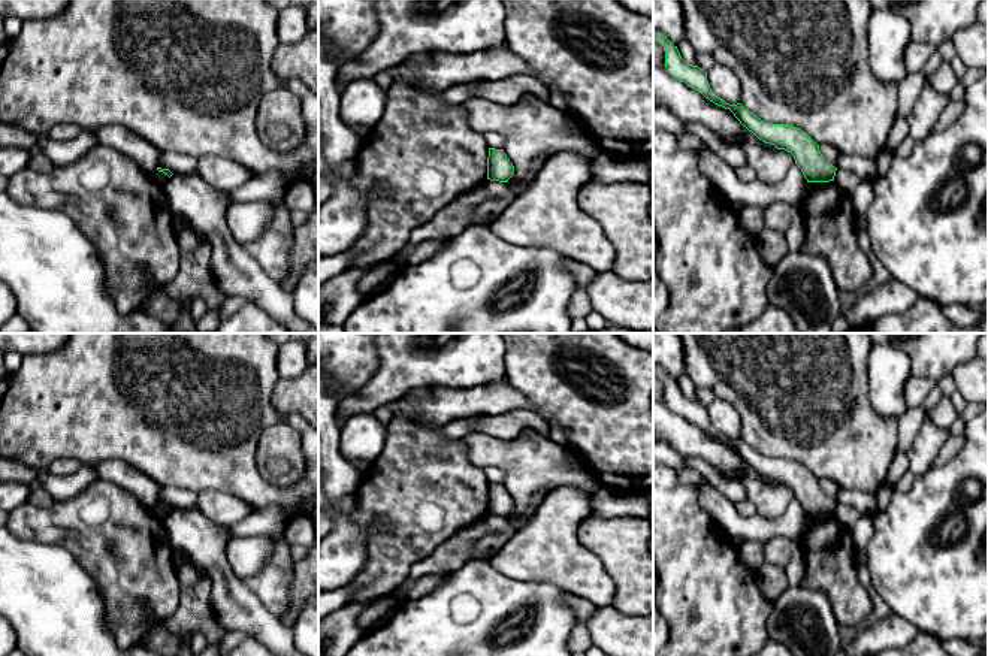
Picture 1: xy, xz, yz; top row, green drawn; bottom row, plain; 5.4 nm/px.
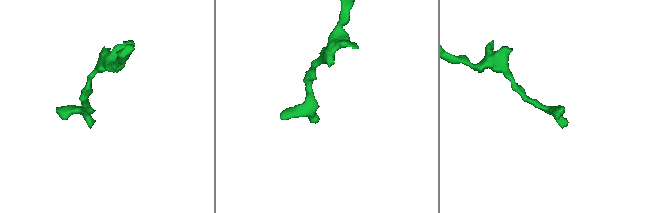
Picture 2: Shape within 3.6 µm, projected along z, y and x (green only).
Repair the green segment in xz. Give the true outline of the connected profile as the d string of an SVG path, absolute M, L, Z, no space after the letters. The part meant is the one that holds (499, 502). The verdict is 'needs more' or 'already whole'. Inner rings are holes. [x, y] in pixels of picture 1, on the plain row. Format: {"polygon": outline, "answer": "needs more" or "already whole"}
{"polygon": "M489 483L487 492L487 514L508 517L513 511L514 501L504 484Z", "answer": "already whole"}

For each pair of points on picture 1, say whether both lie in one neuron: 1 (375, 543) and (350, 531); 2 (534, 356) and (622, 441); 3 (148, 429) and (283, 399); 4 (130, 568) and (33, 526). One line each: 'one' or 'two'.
1: two
2: one
3: two
4: one

